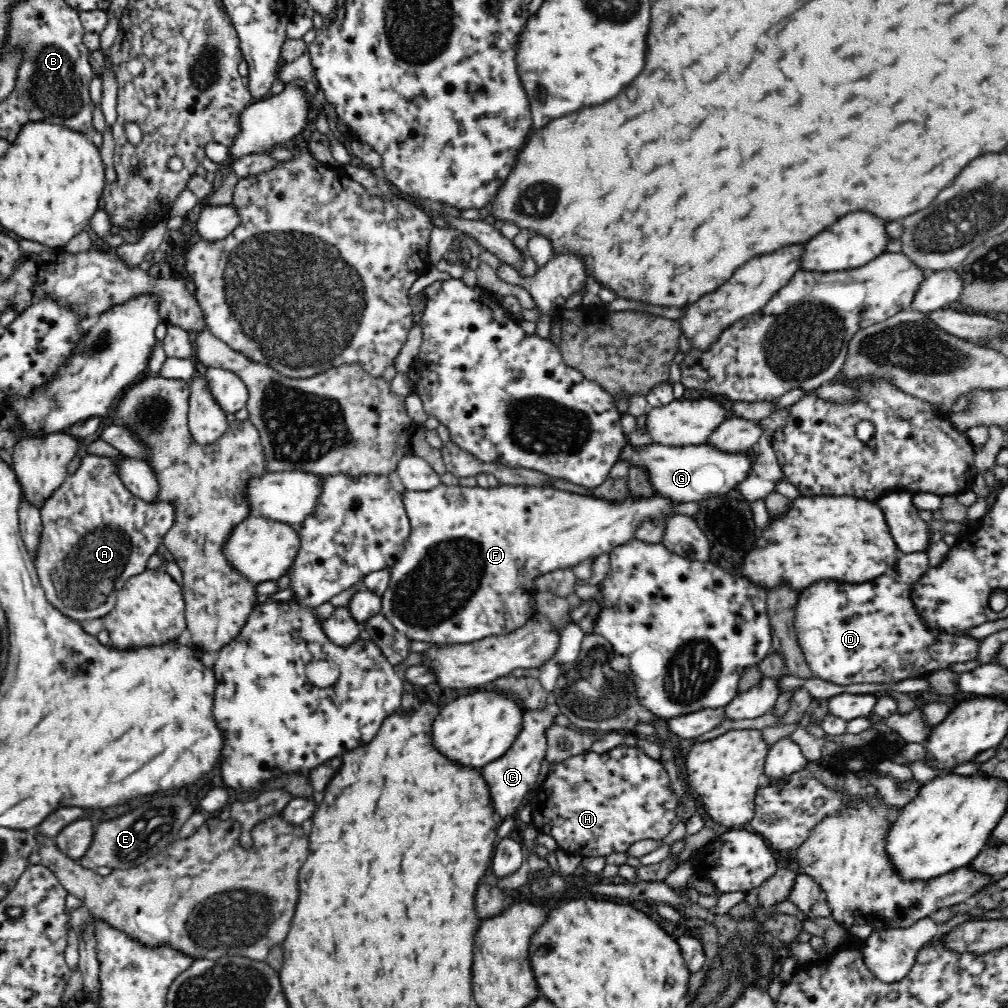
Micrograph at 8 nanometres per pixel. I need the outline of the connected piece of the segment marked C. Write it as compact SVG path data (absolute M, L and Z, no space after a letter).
M556 703L546 705L546 708L542 708L542 710L524 710L522 728L518 732L513 746L501 758L486 764L480 770L480 775L484 777L490 787L490 799L492 799L498 820L516 812L516 808L522 804L524 797L535 787L534 784L536 784L538 772L540 772L548 747L546 731L555 724L555 719L559 715L560 706Z

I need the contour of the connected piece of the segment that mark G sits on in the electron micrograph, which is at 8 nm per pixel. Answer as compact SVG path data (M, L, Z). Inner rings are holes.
M626 442L626 446L622 448L622 452L618 456L618 461L620 460L625 460L626 462L629 460L632 467L642 467L644 471L648 472L649 480L652 487L654 487L654 491L658 491L662 497L672 499L674 504L685 502L698 503L700 500L710 498L710 496L722 496L722 494L732 491L734 487L738 487L738 484L748 477L748 470L755 463L754 457L748 455L747 451L726 453L726 451L710 447L706 443L696 446L668 446L653 443L646 447L633 449Z

